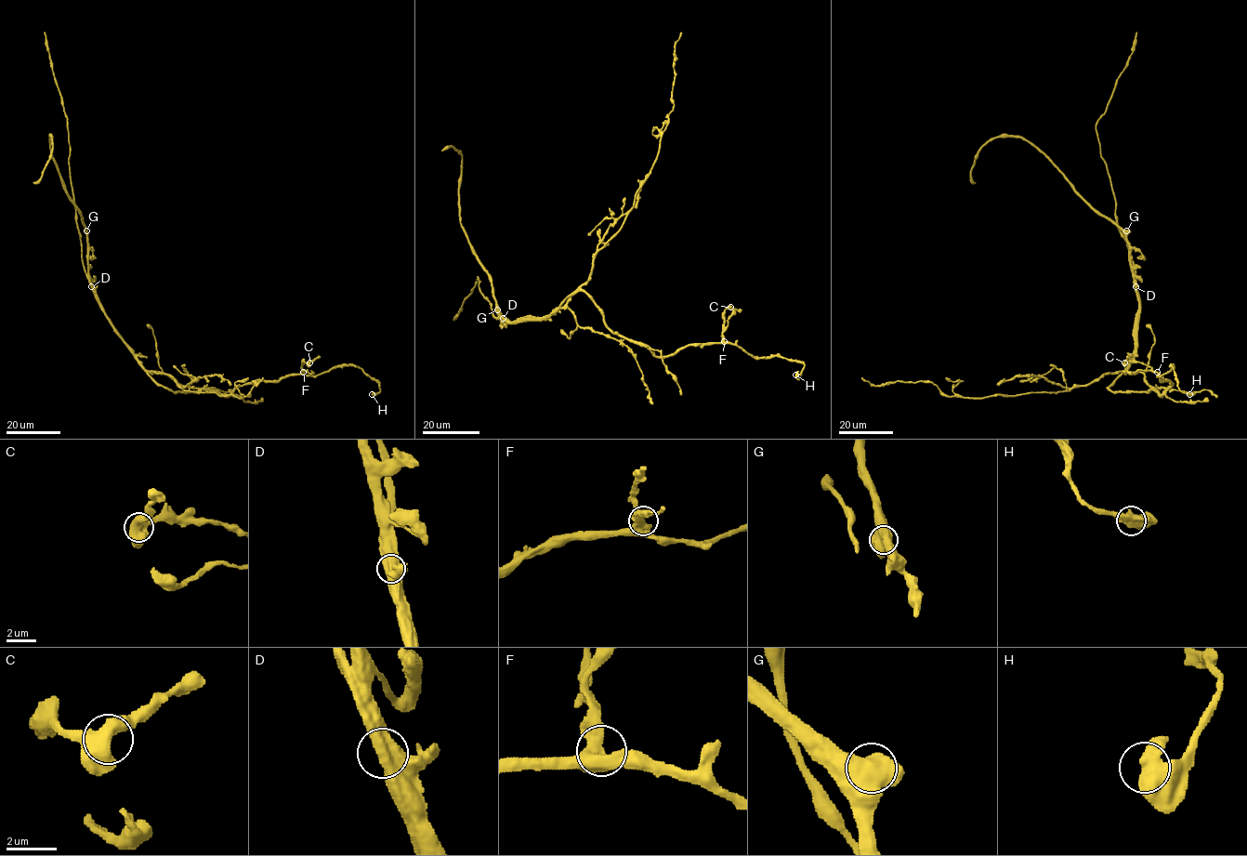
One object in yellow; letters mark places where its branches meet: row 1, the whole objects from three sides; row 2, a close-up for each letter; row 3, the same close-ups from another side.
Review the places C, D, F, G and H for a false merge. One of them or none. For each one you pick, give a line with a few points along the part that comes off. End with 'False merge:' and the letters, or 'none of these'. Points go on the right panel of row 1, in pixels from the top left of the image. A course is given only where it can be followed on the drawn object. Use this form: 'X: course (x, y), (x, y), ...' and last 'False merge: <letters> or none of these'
D: course (1135, 286), (1135, 354), (1109, 388), (1161, 395), (1172, 386), (1159, 375), (1171, 365), (1179, 388), (1194, 395)
False merge: D

